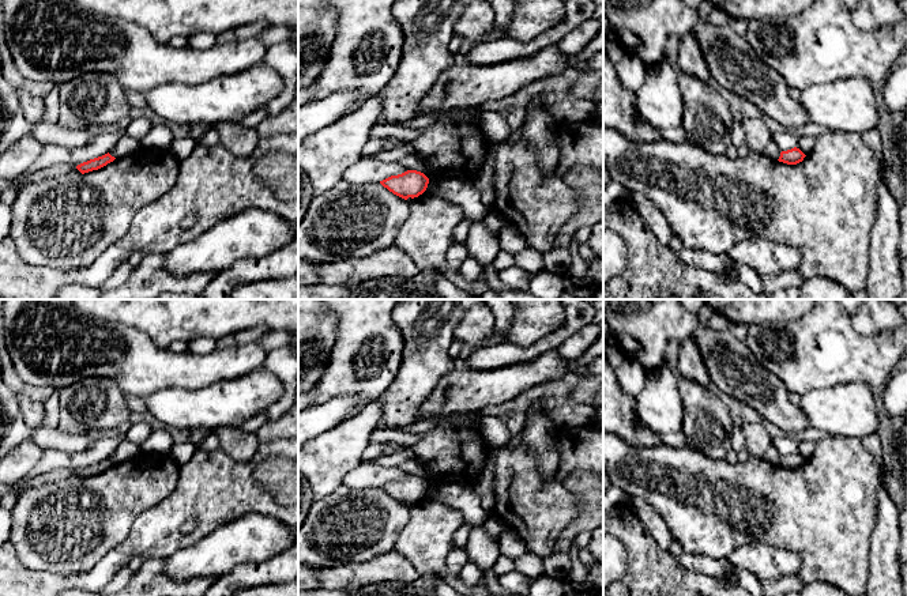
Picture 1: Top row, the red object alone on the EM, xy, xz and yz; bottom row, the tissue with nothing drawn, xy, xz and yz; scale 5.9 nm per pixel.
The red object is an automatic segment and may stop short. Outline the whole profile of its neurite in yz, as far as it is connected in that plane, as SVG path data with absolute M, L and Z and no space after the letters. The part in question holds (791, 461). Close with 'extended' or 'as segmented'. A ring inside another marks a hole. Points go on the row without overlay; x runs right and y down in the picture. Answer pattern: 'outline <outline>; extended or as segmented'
outline M797 452L782 456L779 461L779 467L787 468L787 469L797 469L803 465L806 460Z; as segmented

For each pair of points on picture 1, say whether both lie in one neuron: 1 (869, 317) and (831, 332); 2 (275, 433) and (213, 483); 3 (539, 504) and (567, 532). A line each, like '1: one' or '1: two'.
1: two
2: two
3: two

